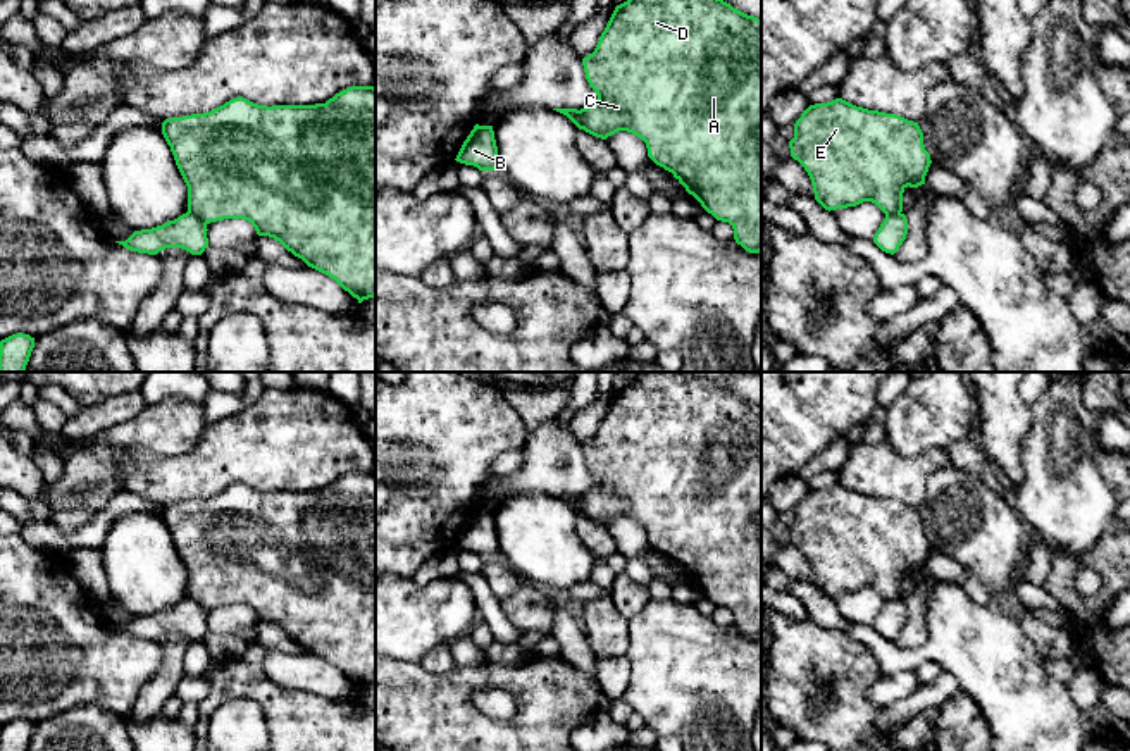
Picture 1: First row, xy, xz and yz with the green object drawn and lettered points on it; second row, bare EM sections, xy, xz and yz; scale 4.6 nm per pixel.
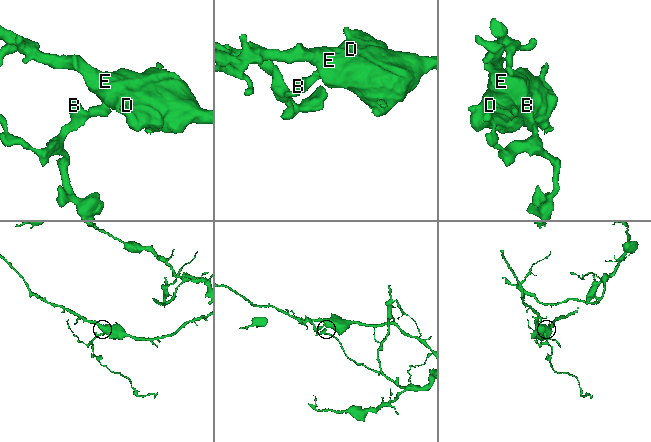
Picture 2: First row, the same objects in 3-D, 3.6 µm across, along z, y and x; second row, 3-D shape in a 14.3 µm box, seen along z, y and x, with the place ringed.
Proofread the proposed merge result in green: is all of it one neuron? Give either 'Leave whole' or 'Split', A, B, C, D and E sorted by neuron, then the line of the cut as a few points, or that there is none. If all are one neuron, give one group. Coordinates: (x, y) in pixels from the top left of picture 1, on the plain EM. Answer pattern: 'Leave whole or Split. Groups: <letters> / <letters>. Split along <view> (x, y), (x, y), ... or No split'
Split. Groups: A C D E / B. Split along xy (188, 596), (205, 610)

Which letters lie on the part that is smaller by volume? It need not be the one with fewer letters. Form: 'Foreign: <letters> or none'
Foreign: B

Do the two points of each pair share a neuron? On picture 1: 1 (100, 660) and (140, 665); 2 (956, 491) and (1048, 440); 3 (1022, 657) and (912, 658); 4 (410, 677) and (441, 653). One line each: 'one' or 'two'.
1: one
2: two
3: one
4: two

